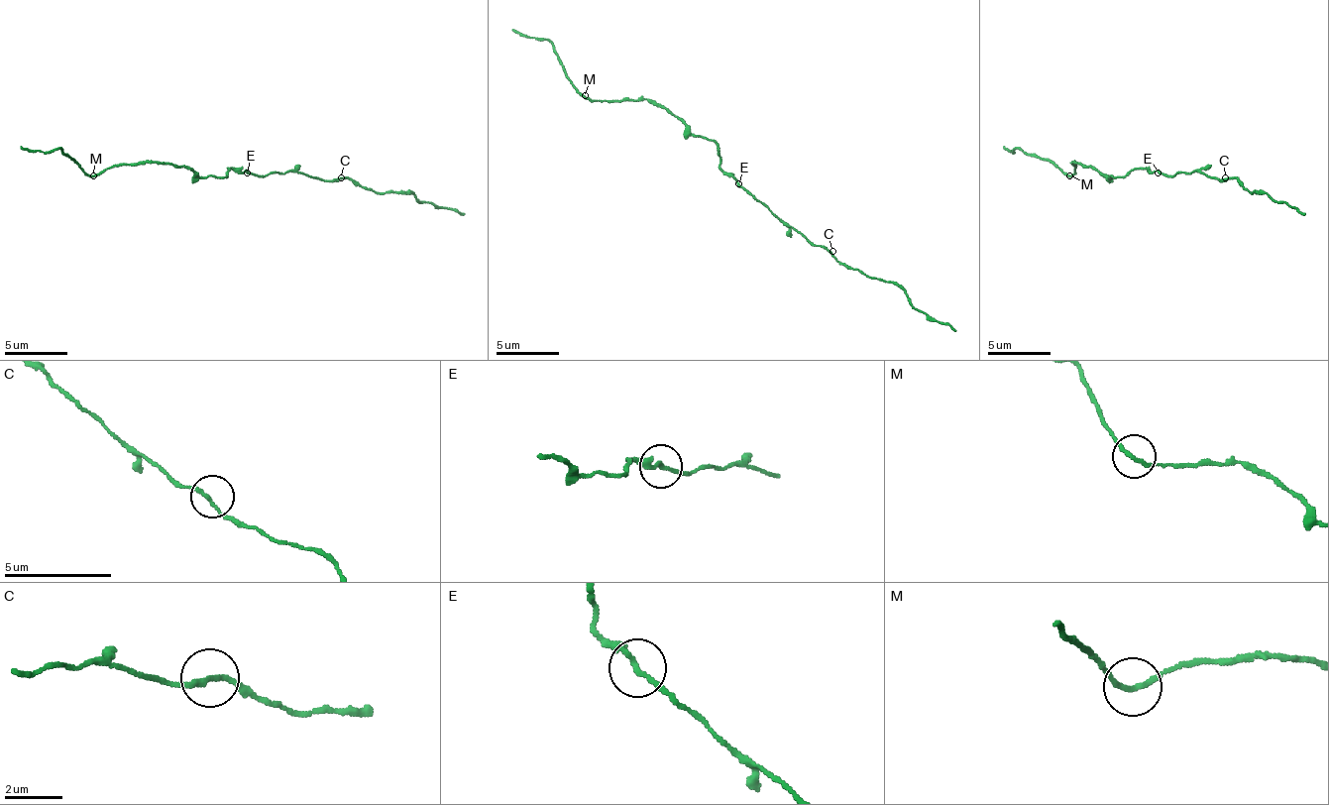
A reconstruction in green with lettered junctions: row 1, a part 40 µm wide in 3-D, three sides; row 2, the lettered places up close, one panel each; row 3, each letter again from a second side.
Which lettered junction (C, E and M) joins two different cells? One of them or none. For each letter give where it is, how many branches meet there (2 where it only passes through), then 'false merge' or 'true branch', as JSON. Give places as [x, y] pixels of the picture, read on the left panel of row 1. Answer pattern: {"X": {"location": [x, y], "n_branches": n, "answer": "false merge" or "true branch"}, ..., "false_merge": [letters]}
{"C": {"location": [341, 177], "n_branches": 2, "answer": "true branch"}, "E": {"location": [247, 172], "n_branches": 2, "answer": "true branch"}, "M": {"location": [93, 175], "n_branches": 2, "answer": "true branch"}, "false_merge": []}

